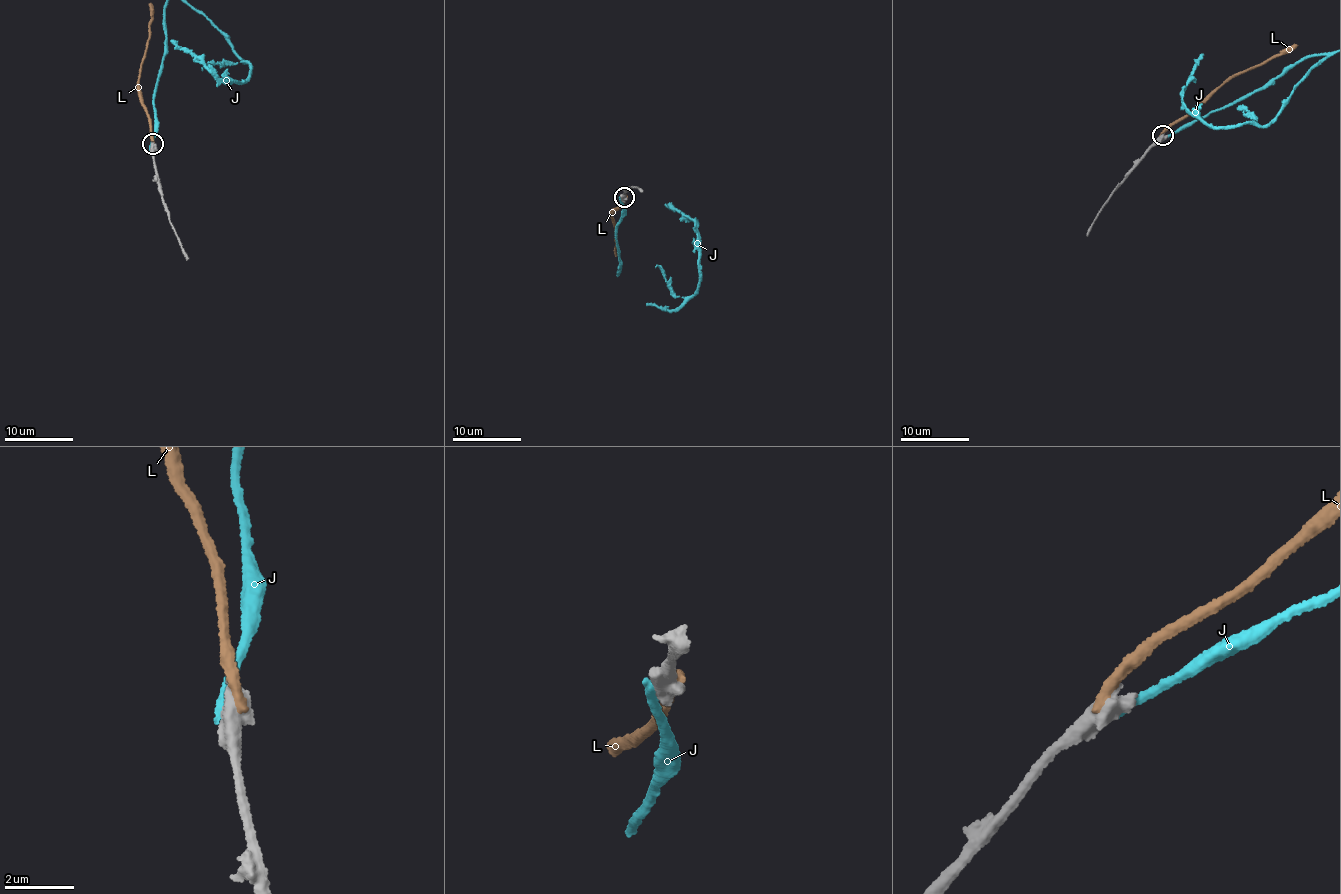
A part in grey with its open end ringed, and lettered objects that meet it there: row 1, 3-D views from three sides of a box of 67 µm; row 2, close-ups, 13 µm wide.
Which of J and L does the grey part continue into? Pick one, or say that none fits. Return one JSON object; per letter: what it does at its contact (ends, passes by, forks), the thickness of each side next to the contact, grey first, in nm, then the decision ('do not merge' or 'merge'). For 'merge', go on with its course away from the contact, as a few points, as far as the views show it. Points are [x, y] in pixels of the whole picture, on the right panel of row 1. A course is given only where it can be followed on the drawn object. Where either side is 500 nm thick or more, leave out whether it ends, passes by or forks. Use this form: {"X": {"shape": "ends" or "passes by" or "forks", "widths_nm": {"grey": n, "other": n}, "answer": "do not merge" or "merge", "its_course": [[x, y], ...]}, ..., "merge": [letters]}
{"J": {"widths_nm": {"grey": 700, "other": 320}, "answer": "do not merge"}, "L": {"widths_nm": {"grey": 750, "other": 320}, "answer": "do not merge"}, "merge": []}

